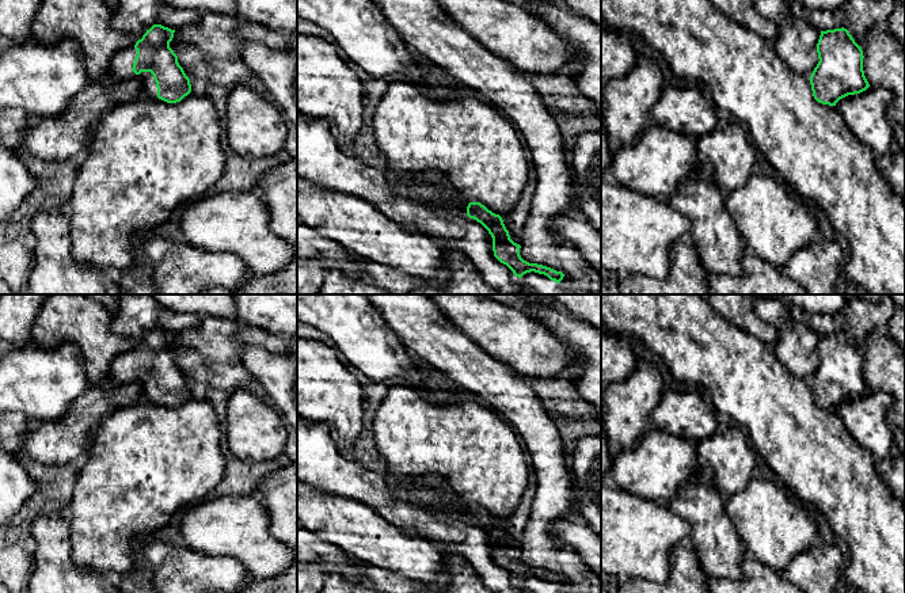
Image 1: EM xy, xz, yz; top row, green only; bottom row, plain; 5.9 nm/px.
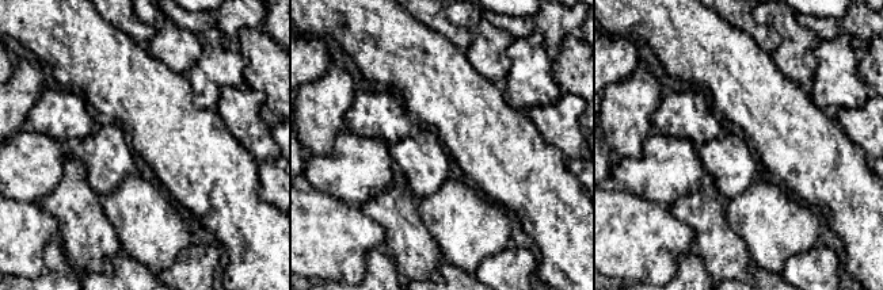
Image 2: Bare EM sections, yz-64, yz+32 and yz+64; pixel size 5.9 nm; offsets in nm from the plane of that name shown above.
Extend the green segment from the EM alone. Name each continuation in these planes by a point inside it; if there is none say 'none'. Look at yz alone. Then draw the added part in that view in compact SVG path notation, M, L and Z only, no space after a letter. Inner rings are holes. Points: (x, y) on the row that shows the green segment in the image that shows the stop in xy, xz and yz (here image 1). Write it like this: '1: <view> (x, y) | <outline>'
none

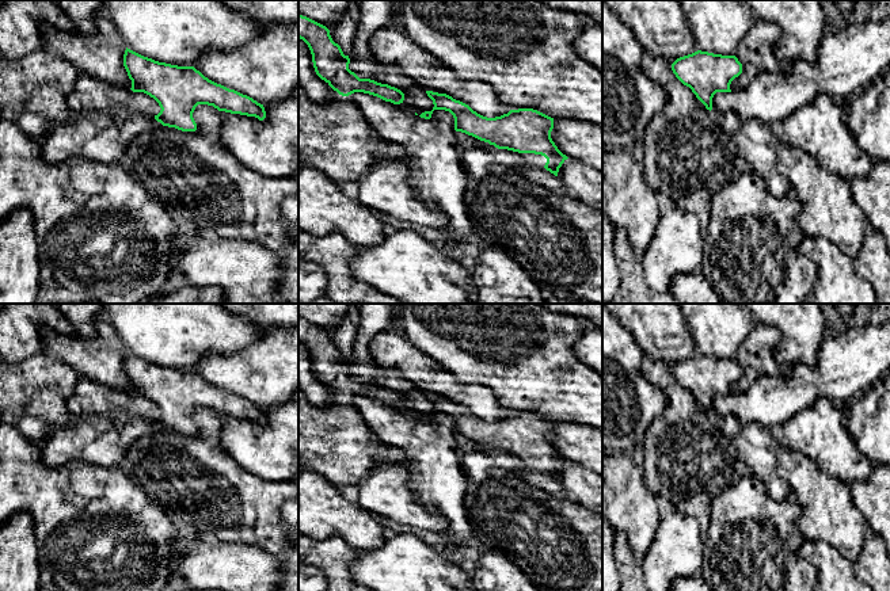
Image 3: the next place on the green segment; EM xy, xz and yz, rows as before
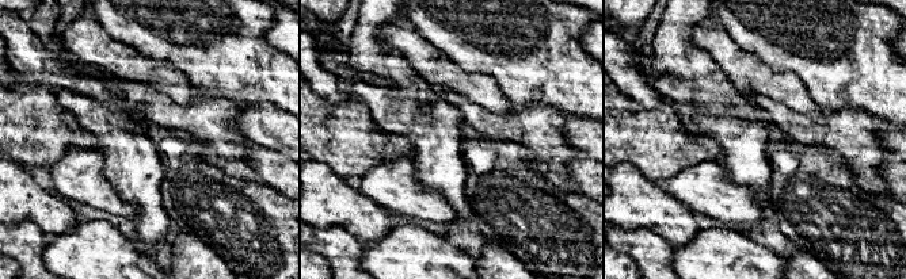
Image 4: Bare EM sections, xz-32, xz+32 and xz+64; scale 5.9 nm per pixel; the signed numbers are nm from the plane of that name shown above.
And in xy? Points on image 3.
none

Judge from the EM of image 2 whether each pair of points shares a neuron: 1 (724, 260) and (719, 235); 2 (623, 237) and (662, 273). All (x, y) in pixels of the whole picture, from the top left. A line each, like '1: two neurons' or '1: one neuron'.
1: one neuron
2: one neuron

